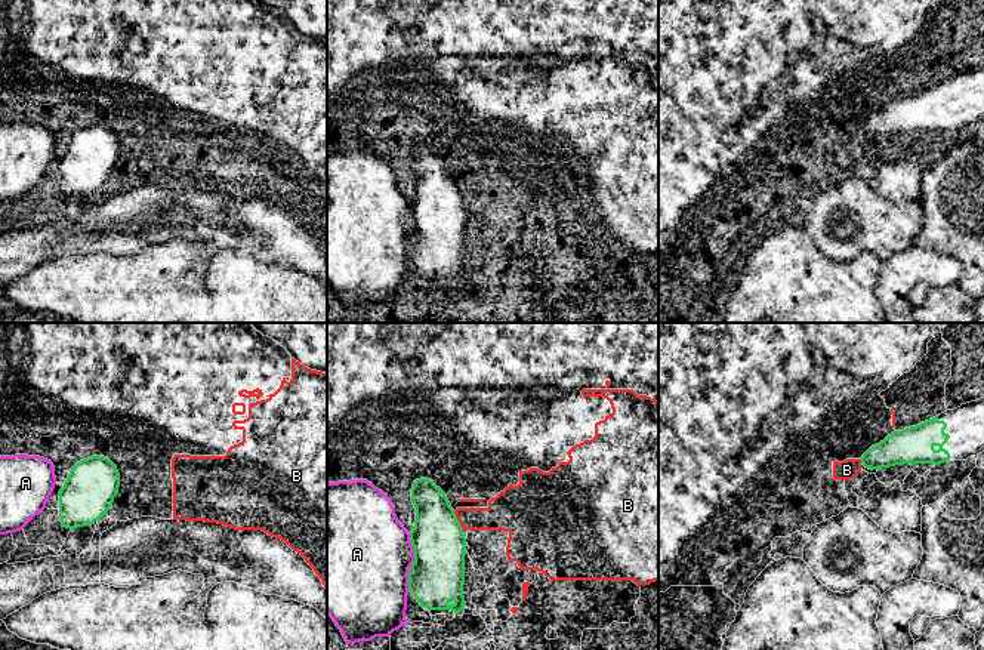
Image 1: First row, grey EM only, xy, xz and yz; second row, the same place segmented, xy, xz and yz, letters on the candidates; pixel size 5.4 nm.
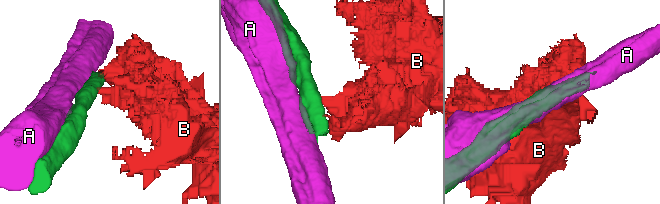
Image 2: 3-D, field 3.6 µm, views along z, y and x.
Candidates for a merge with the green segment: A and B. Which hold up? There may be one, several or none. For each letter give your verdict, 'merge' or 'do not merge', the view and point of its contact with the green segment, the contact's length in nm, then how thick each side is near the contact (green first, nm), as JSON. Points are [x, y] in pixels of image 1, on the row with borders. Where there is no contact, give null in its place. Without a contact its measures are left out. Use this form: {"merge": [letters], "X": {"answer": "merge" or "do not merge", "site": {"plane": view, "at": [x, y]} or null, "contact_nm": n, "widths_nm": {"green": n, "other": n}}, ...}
{"merge": [], "A": {"answer": "do not merge", "site": {"plane": "xz", "at": [415, 561]}, "contact_nm": 320, "widths_nm": {"green": 300, "other": 460}}, "B": {"answer": "do not merge", "site": {"plane": "xz", "at": [457, 520]}, "contact_nm": 120, "widths_nm": {"green": 280, "other": 180}}}

